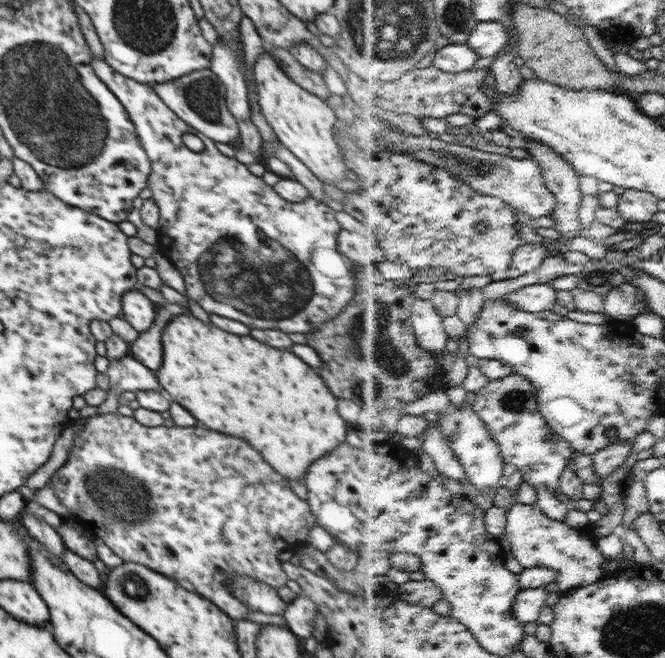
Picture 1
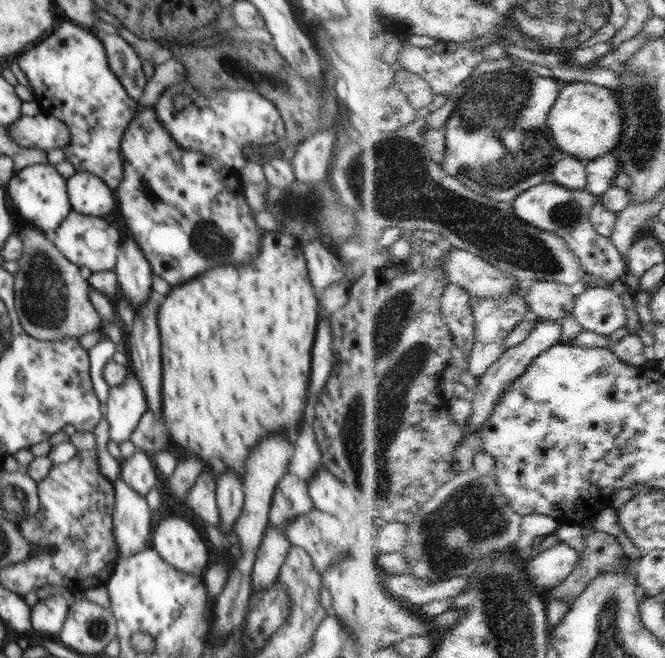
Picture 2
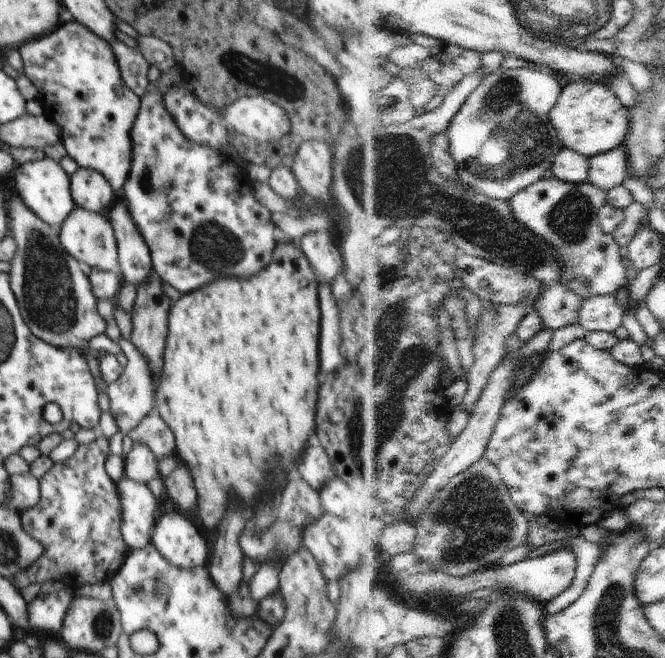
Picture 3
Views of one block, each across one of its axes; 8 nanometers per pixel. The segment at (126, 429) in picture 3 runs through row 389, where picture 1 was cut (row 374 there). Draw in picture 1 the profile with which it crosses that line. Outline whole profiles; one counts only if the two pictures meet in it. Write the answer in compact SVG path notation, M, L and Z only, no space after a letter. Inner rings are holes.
M131 355L124 356L121 360L110 361L106 374L110 377L111 387L120 389L122 393L125 391L164 392L157 380L156 372L143 366Z

